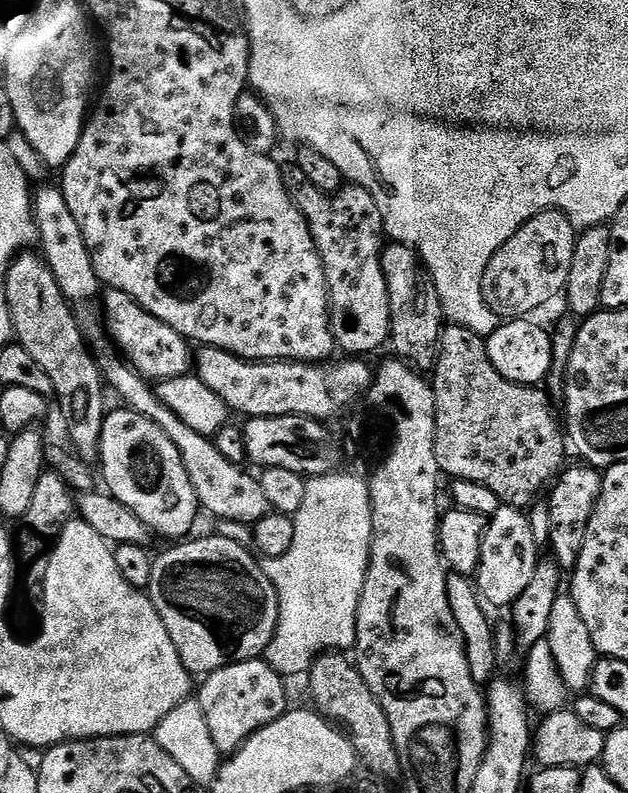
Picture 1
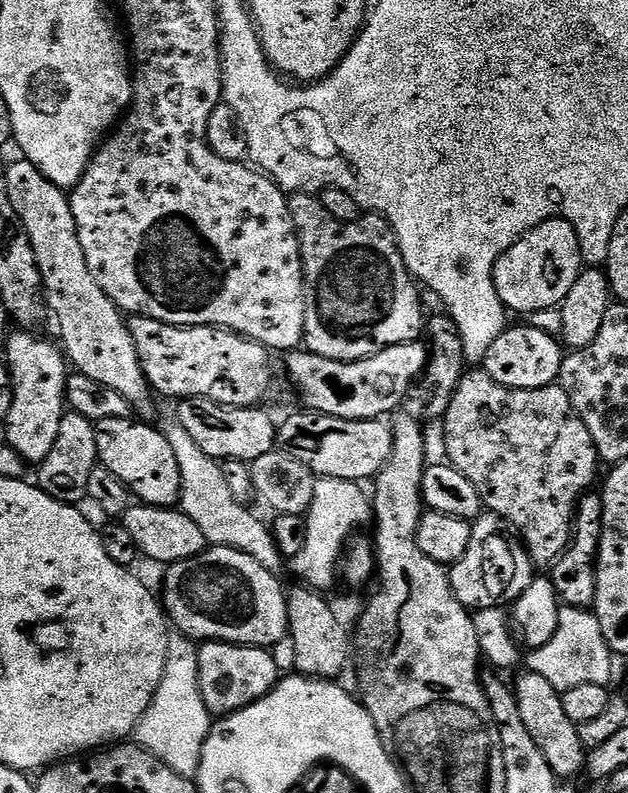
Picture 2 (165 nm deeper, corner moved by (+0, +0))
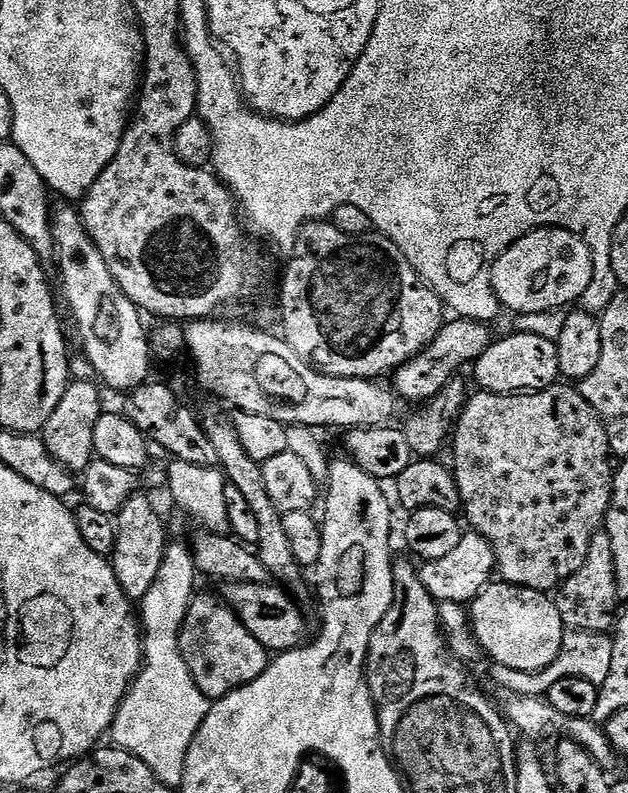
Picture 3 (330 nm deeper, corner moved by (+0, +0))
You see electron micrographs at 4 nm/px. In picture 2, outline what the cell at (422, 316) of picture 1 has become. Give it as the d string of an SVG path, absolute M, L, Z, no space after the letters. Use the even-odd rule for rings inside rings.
M446 314L429 315L426 320L426 343L430 349L428 365L420 379L413 384L408 395L404 397L403 411L410 417L421 422L427 420L443 421L446 410L454 398L458 382L466 371L464 347L458 326Z

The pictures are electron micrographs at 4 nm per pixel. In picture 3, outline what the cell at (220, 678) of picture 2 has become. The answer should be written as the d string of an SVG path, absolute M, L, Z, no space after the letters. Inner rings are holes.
M219 595L192 597L186 610L184 625L180 631L180 653L187 662L190 674L209 702L229 696L234 690L254 682L268 668L268 649L246 630L246 626L236 617L236 611L229 608Z

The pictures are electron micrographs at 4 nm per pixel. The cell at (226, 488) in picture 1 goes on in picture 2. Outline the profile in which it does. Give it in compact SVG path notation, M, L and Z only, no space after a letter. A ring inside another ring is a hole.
M17 158L8 164L6 191L10 194L10 202L14 202L14 210L30 238L30 246L34 250L34 258L38 262L38 270L44 283L44 302L47 311L51 315L52 312L56 315L56 324L60 327L59 343L71 367L86 374L86 378L94 378L94 382L102 382L102 386L110 386L110 390L118 390L118 394L122 394L122 398L126 398L126 402L132 404L133 413L137 417L155 417L154 392L140 365L136 343L125 317L121 309L117 308L113 300L102 290L102 286L94 282L94 274L90 274L90 266L86 266L86 254L82 254L82 242L78 242L78 226L74 222L69 193L50 182L50 178L40 173L38 166L23 158Z

